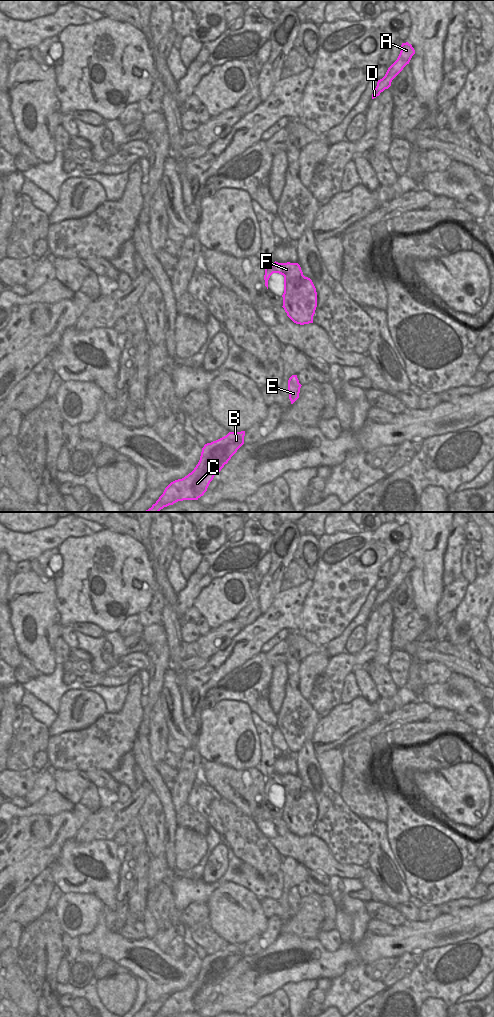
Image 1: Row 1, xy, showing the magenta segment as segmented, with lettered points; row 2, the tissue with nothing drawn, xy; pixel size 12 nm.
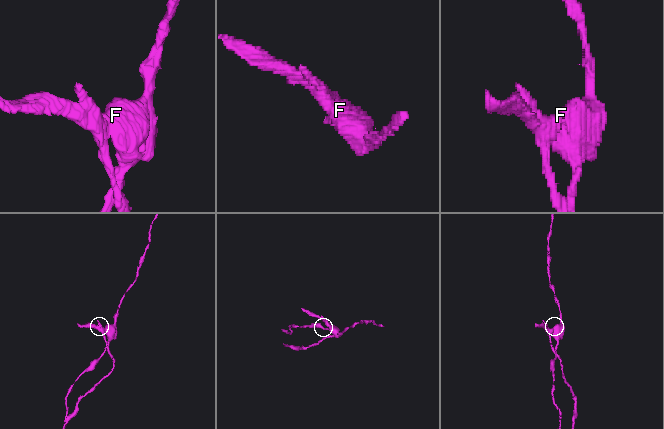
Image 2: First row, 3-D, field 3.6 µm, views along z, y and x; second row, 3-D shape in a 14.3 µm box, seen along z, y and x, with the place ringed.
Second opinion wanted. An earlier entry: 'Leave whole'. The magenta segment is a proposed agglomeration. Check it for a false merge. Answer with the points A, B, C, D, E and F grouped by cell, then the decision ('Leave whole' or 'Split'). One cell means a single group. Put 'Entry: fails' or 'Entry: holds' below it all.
Groups: A B C D F / E. Split
Entry: fails

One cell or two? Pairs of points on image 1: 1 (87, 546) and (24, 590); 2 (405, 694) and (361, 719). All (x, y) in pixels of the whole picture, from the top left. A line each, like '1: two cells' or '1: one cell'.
1: two cells
2: one cell

